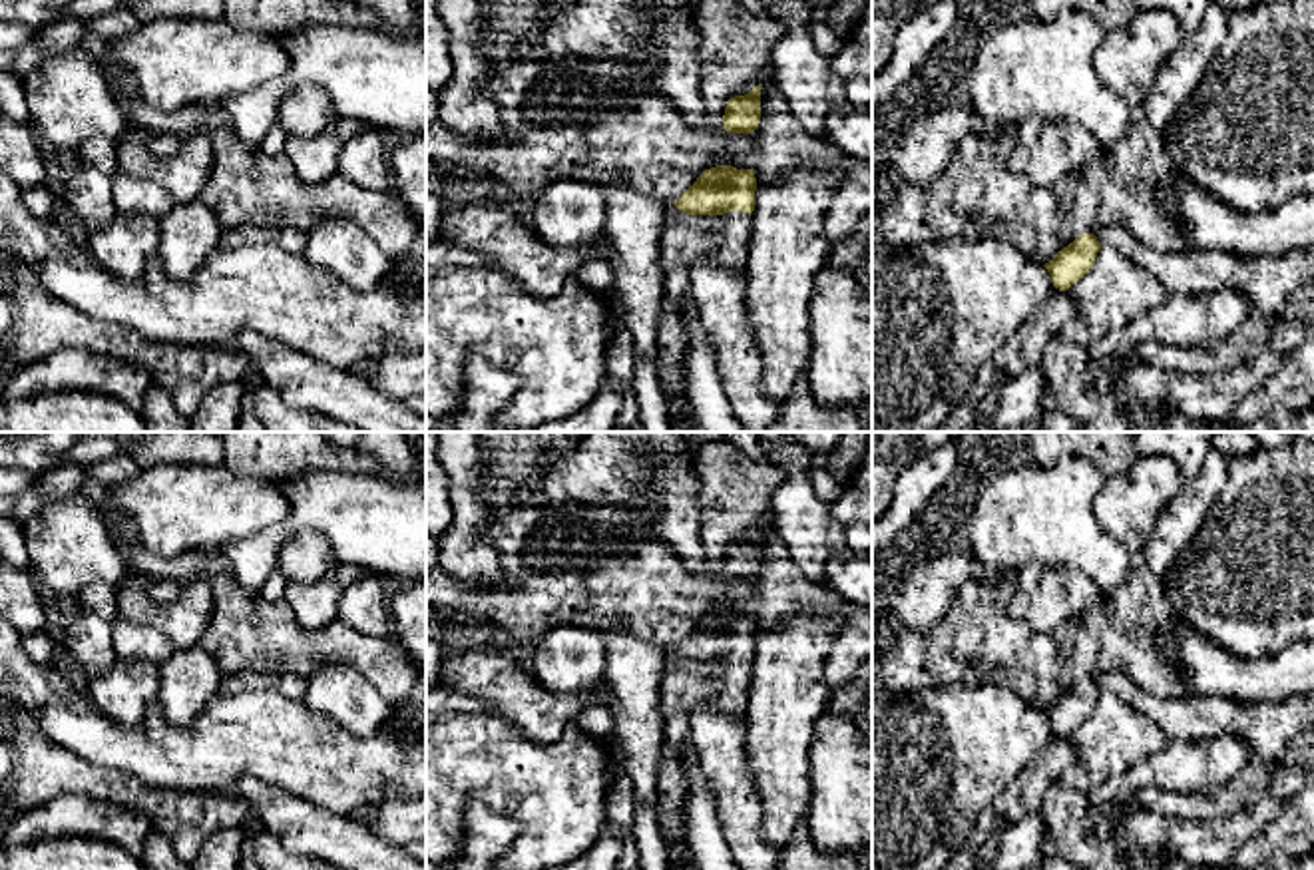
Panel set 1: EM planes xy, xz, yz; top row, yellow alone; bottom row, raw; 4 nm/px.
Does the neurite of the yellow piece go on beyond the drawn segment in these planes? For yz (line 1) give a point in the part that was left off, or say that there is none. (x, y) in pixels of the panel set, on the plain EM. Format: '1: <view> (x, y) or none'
1: yz (1269, 727)

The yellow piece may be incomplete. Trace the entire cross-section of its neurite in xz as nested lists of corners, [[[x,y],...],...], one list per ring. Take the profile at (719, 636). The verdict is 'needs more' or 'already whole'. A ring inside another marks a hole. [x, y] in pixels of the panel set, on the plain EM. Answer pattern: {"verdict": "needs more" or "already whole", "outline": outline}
{"verdict": "needs more", "outline": [[[717,611],[705,615],[667,655],[667,673],[661,687],[665,739],[657,770],[659,800],[655,818],[667,844],[671,870],[683,858],[683,802],[689,788],[683,751],[691,745],[691,713],[697,707],[707,707],[729,717],[747,713],[755,637],[757,623],[753,615]],[[691,661],[719,661],[723,671],[719,675],[703,675],[689,667]]]}

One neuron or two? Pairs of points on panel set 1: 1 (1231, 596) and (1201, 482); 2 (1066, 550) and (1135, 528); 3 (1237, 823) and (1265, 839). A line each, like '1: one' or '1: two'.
1: two
2: two
3: two

